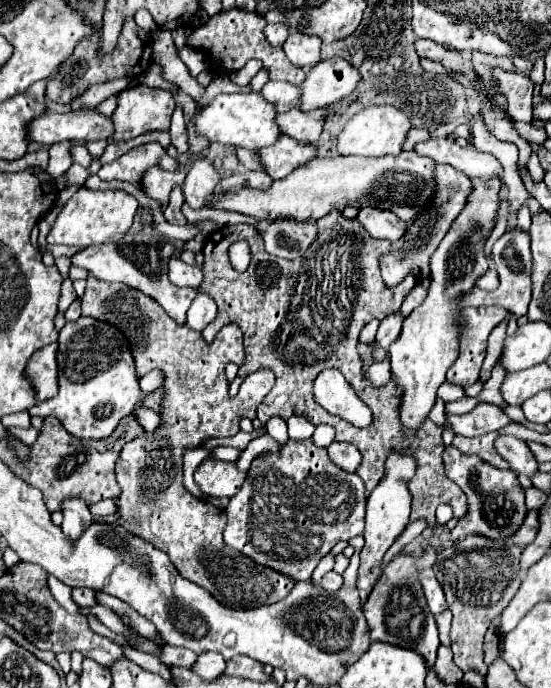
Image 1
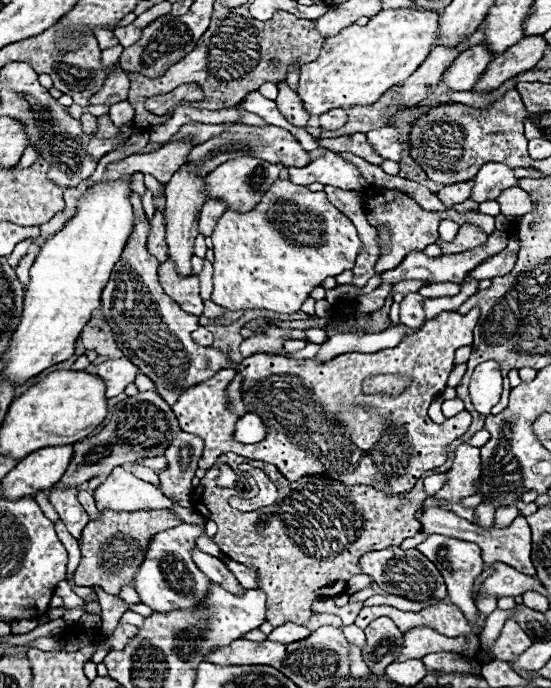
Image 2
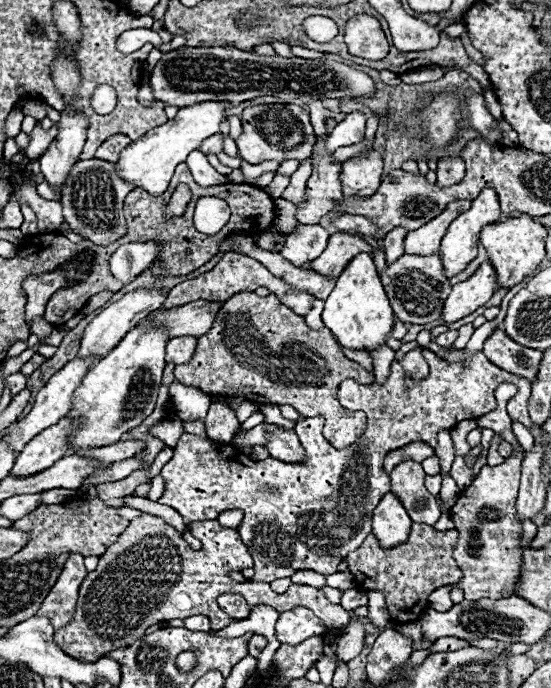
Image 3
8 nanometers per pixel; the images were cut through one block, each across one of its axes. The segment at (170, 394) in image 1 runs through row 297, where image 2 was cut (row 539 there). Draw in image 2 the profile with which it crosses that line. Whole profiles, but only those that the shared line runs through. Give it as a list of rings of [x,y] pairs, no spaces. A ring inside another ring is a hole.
[[[100,510],[98,520],[90,520],[82,530],[82,562],[74,572],[78,586],[102,586],[108,594],[118,594],[122,584],[132,584],[148,540],[168,528],[182,524],[170,510],[140,510],[140,512],[114,512]]]

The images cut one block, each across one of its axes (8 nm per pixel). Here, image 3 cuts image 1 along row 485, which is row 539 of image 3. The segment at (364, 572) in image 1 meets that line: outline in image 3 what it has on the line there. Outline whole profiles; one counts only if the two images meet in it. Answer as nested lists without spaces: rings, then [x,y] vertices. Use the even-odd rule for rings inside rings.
[[[388,492],[380,504],[374,508],[372,516],[372,534],[380,540],[382,546],[396,546],[400,542],[406,542],[410,536],[412,520],[408,512],[404,510],[400,498],[392,492]]]

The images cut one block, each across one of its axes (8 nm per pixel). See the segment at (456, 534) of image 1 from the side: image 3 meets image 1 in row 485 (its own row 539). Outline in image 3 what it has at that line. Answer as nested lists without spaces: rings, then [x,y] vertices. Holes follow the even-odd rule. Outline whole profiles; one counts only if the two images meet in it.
[[[520,448],[518,454],[506,458],[500,466],[482,466],[474,482],[462,490],[458,502],[450,510],[450,516],[460,534],[454,544],[454,560],[464,574],[456,586],[463,590],[466,600],[500,600],[514,594],[514,584],[522,564],[522,524],[514,508],[522,458],[524,450]]]

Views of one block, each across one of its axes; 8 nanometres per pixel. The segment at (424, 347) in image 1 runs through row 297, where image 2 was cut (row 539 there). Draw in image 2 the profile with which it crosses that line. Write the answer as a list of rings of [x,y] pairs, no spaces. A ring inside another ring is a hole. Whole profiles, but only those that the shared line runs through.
[[[432,534],[428,536],[422,544],[416,546],[428,560],[432,560],[436,564],[436,568],[442,572],[446,586],[448,586],[448,600],[452,604],[456,604],[458,608],[462,608],[464,616],[468,616],[470,624],[476,626],[476,614],[478,608],[472,600],[472,588],[476,578],[484,572],[484,562],[482,562],[482,554],[480,548],[472,542],[464,542],[464,540],[456,540],[456,538],[448,538],[448,536],[440,536],[440,534]]]

